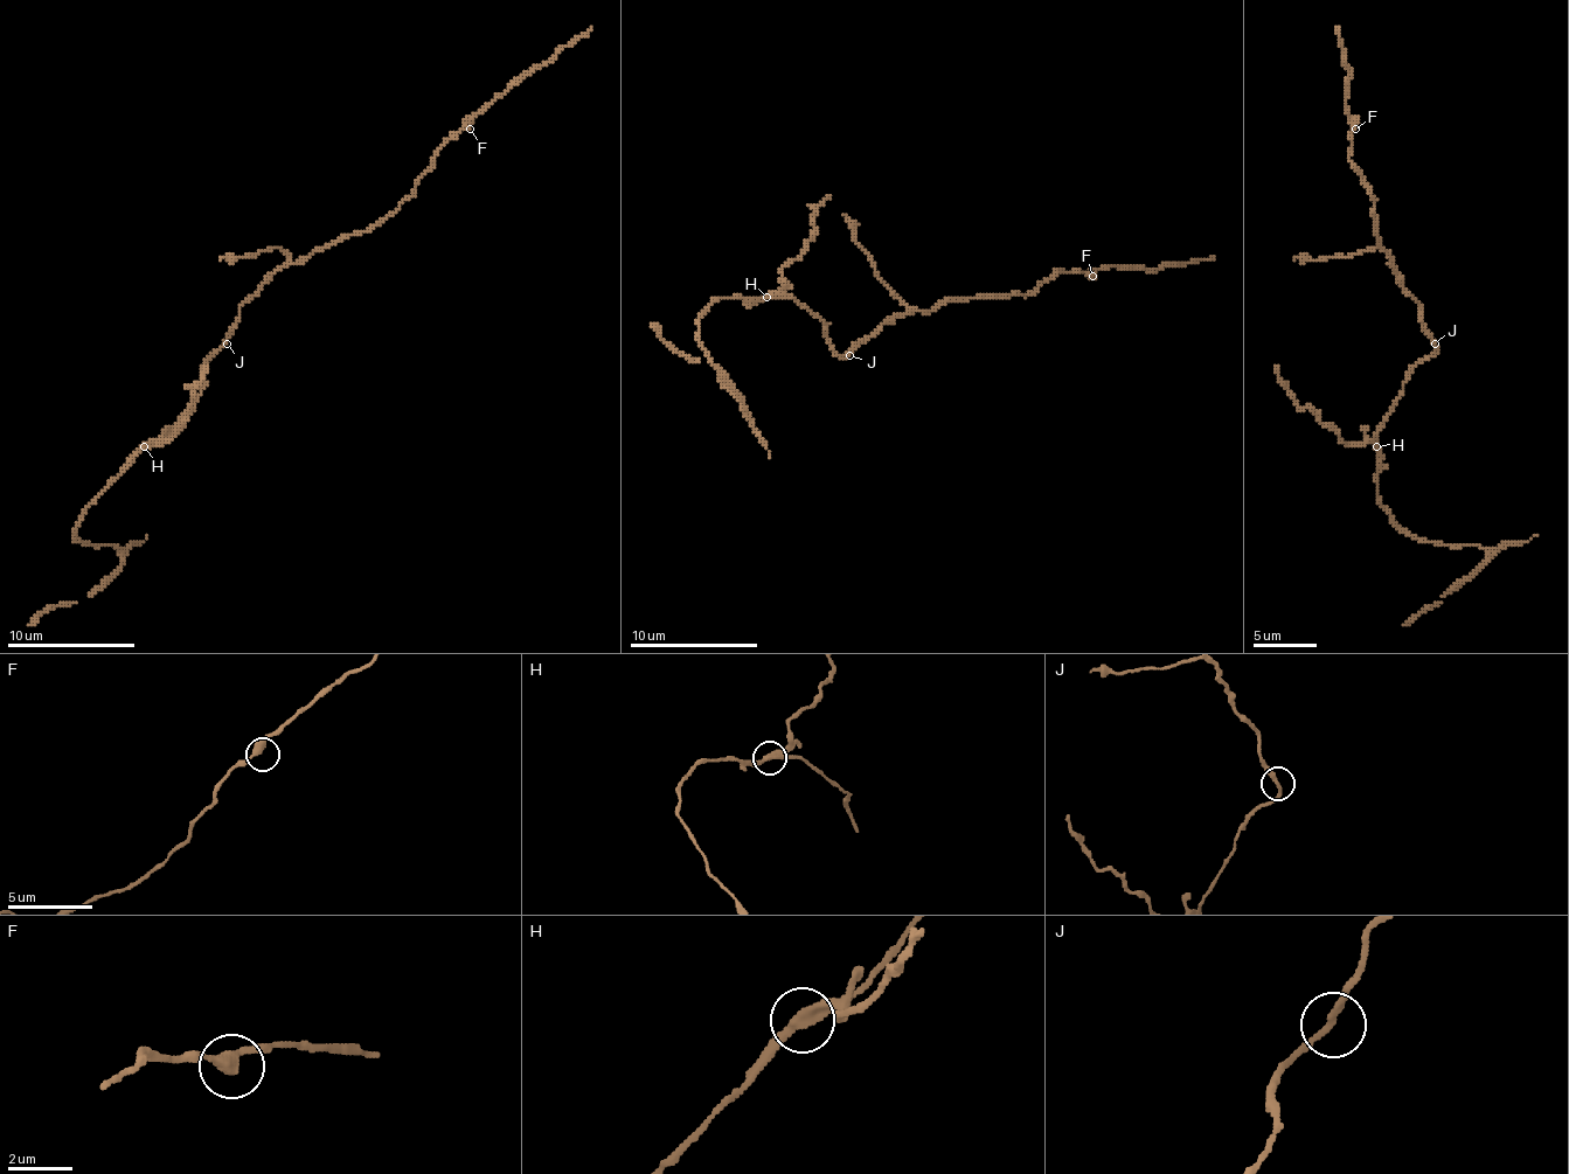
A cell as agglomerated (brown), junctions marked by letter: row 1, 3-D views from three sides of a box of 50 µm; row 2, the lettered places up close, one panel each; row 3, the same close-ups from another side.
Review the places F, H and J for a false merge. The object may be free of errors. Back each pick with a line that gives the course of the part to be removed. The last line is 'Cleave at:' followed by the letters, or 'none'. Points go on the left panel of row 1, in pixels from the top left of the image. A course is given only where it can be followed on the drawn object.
H: course (144, 445), (162, 443), (181, 426), (192, 404), (192, 391), (207, 366)
Cleave at: H

